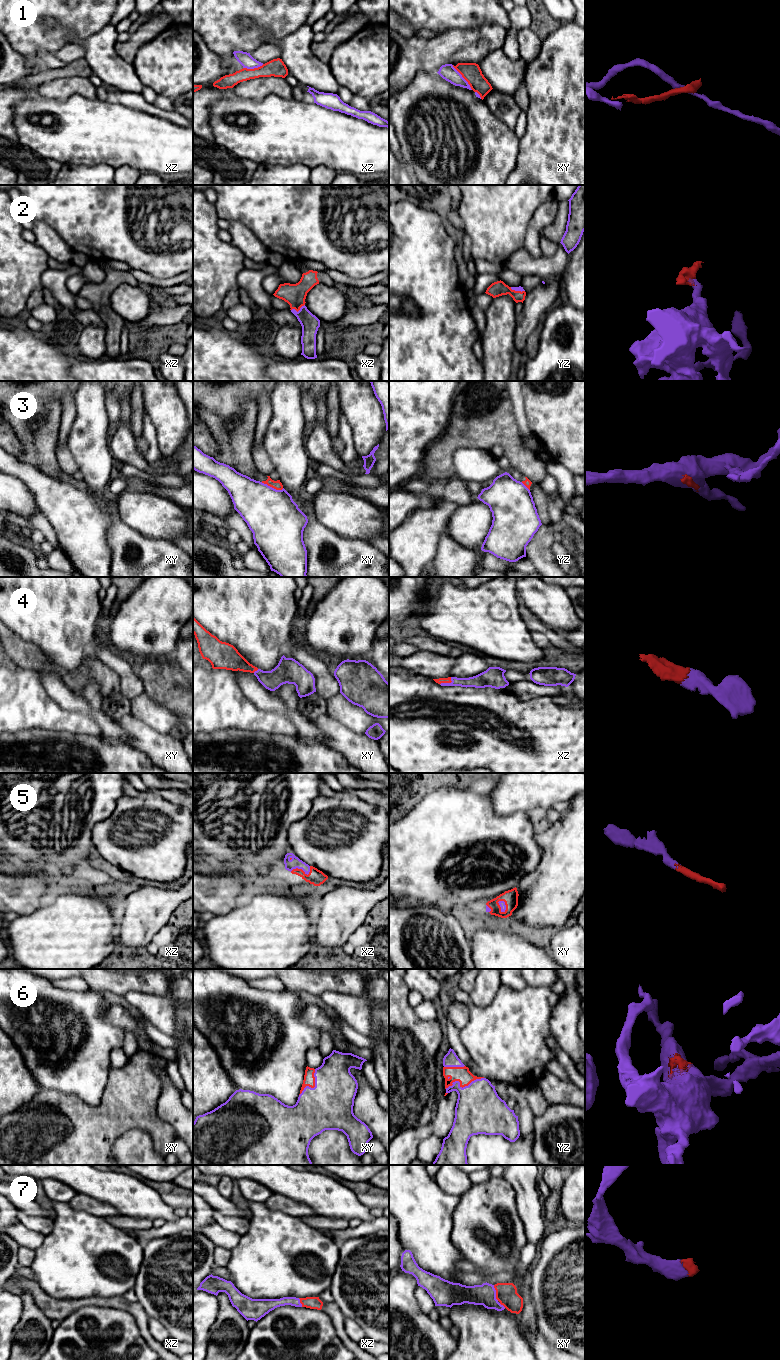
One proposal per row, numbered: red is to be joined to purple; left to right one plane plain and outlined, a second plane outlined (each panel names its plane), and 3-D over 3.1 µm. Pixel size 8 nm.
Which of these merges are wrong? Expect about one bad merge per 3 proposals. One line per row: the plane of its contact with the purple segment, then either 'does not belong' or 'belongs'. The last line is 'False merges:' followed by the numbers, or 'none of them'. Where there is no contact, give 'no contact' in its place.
1: xy | does not belong
2: xz | belongs
3: xy | does not belong
4: xz | belongs
5: xz | belongs
6: yz | belongs
7: xy | belongs
False merges: 1, 3

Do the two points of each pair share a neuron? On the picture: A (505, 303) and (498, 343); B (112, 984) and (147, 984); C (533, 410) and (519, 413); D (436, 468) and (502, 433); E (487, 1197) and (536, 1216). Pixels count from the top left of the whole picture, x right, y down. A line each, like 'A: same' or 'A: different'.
A: same
B: same
C: different
D: same
E: different

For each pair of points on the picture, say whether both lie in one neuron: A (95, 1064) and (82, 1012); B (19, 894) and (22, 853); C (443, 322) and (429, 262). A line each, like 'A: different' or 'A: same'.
A: same
B: different
C: same

